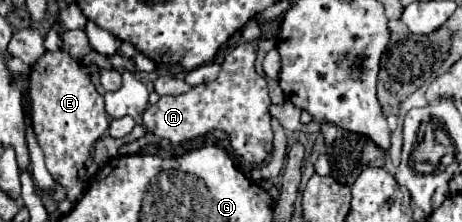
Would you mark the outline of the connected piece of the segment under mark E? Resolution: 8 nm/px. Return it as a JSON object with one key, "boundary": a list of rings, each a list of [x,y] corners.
{"boundary":[[[47,51],[31,67],[31,123],[39,137],[39,145],[45,153],[45,165],[53,179],[67,191],[69,201],[79,201],[85,191],[85,183],[79,181],[79,169],[89,159],[95,141],[107,131],[109,117],[105,113],[103,97],[97,93],[89,79],[89,73],[81,69],[81,63],[71,59],[65,51]]]}

